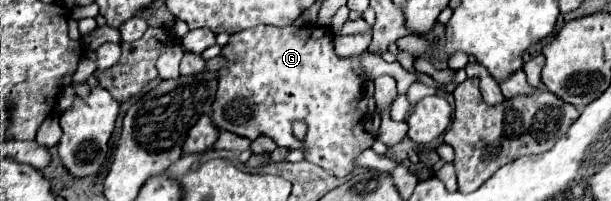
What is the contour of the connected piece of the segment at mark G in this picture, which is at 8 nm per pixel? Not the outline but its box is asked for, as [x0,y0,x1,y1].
[212,26,374,178]

